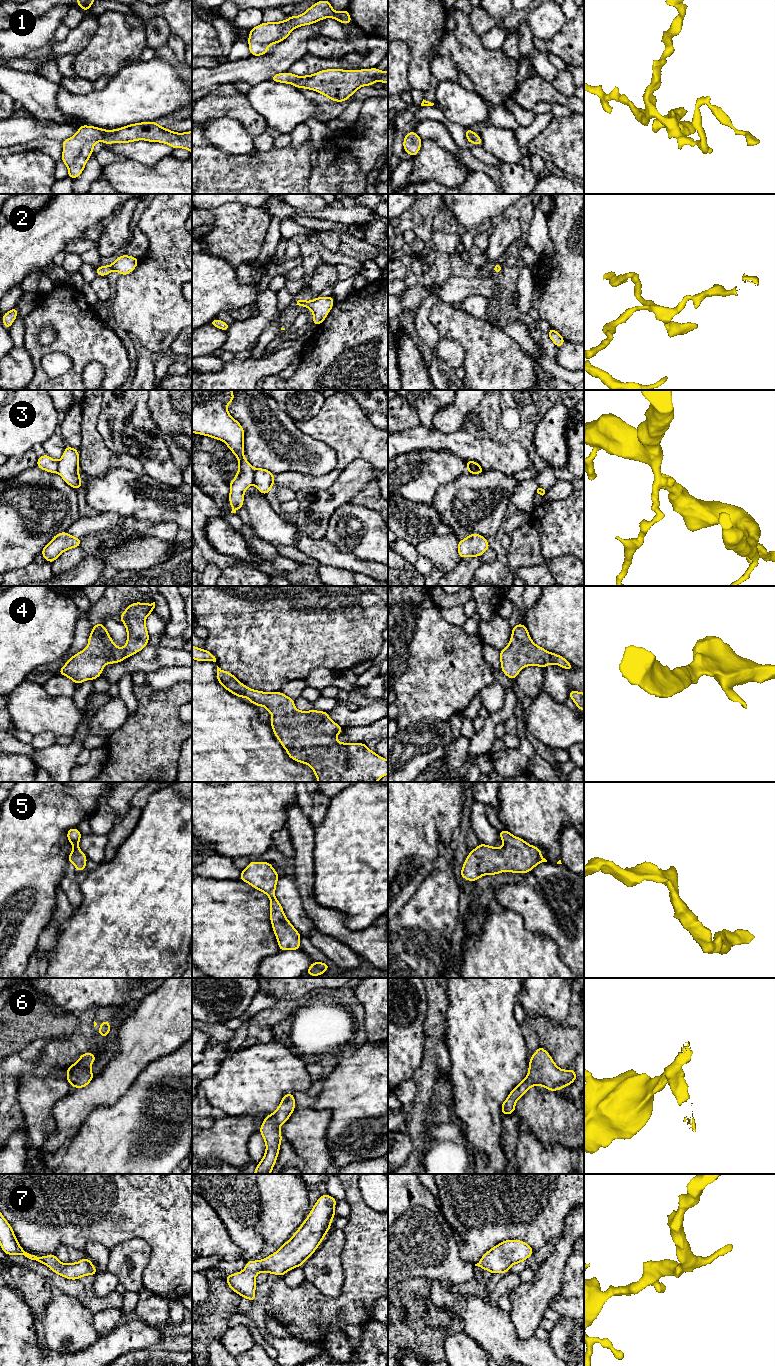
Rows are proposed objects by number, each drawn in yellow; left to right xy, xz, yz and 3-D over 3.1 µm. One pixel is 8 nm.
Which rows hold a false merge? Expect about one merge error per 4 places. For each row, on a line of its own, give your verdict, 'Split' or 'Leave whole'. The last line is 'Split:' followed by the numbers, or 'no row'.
1: Leave whole
2: Leave whole
3: Split
4: Leave whole
5: Leave whole
6: Leave whole
7: Leave whole
Split: 3

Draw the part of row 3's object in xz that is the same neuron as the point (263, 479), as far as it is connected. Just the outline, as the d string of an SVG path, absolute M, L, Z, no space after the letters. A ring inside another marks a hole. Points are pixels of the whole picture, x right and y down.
M255 469L253 484L256 486L257 490L264 495L267 495L274 485L275 475L264 469Z

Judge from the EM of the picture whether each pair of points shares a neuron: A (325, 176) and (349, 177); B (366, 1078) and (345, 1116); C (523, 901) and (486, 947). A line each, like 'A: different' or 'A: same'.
A: same
B: same
C: different

